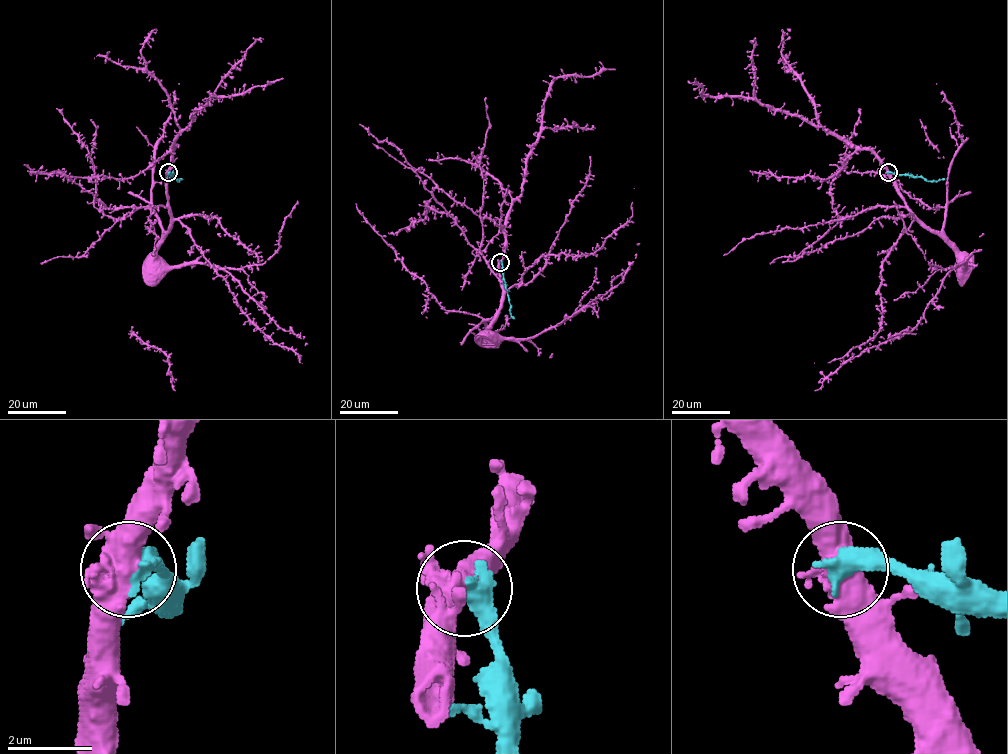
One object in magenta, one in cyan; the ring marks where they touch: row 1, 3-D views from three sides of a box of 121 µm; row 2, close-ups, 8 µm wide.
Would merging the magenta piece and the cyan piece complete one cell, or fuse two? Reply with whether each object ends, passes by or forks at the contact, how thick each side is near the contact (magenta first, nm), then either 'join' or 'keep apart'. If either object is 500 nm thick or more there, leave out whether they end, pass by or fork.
500/550 nm | keep apart

